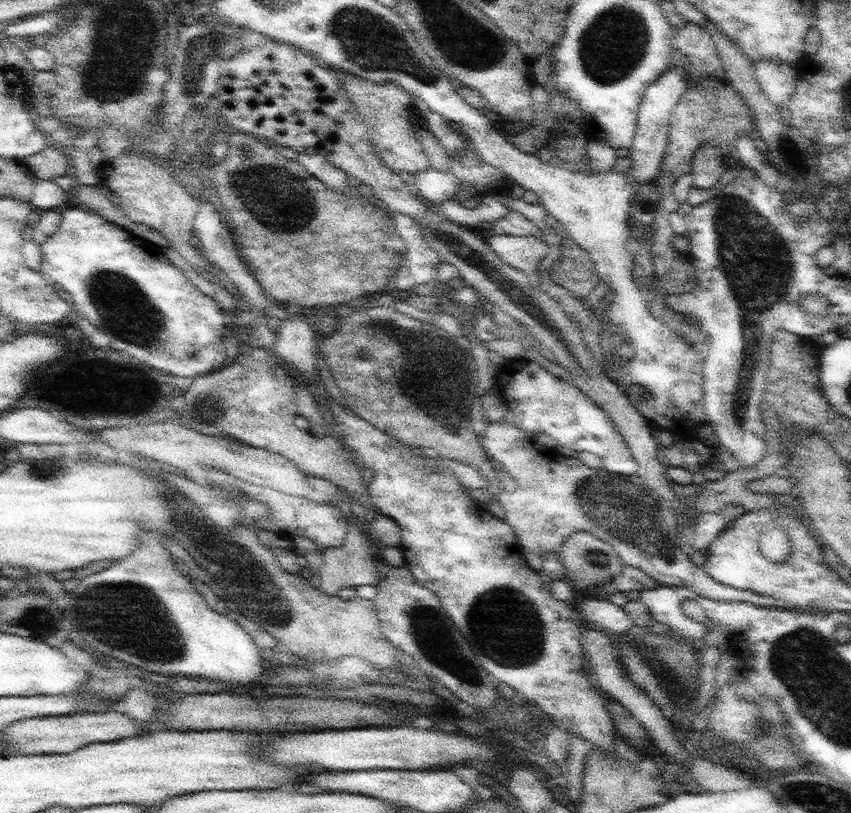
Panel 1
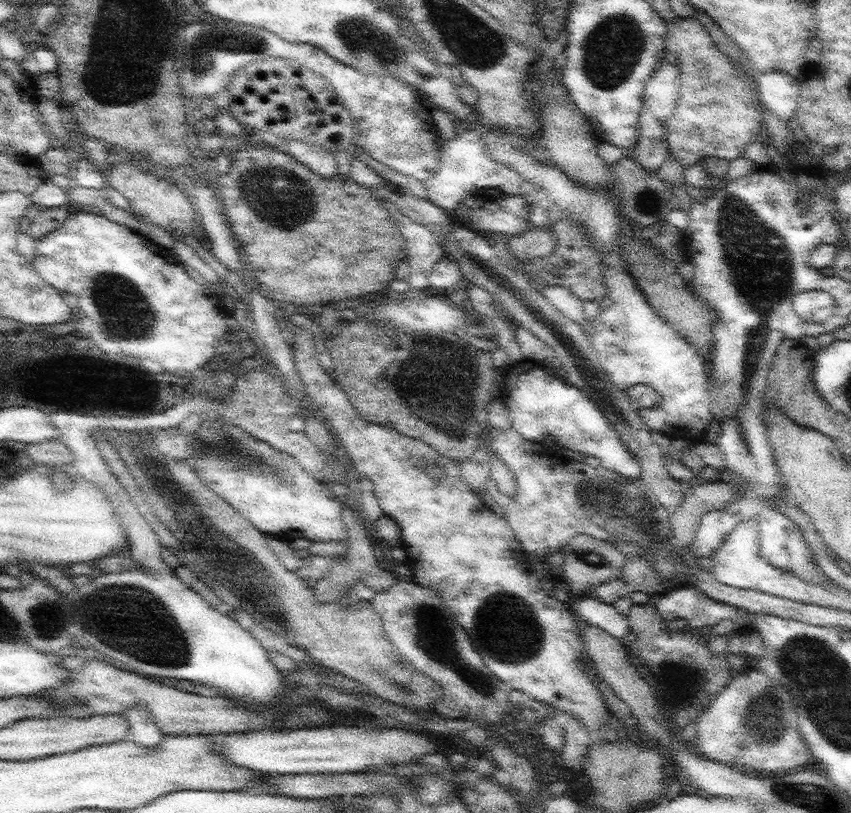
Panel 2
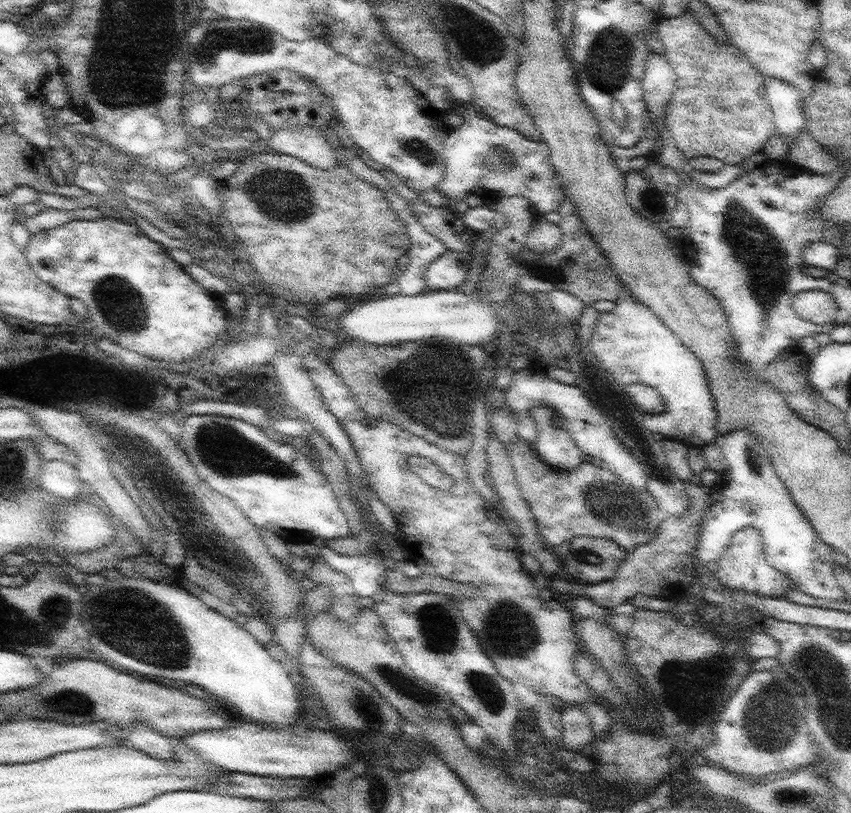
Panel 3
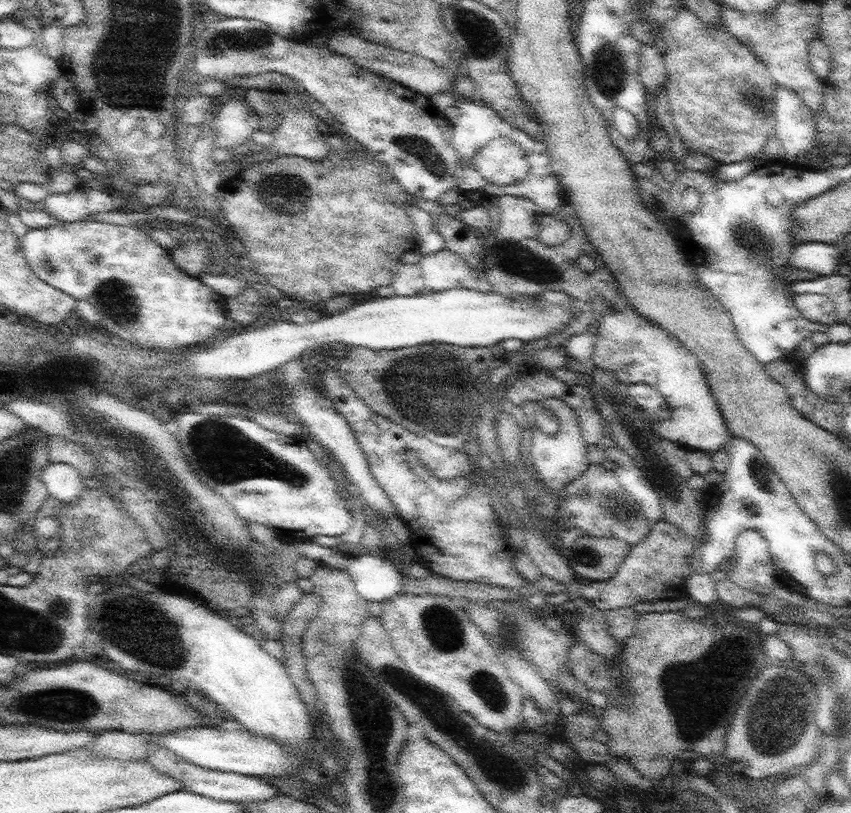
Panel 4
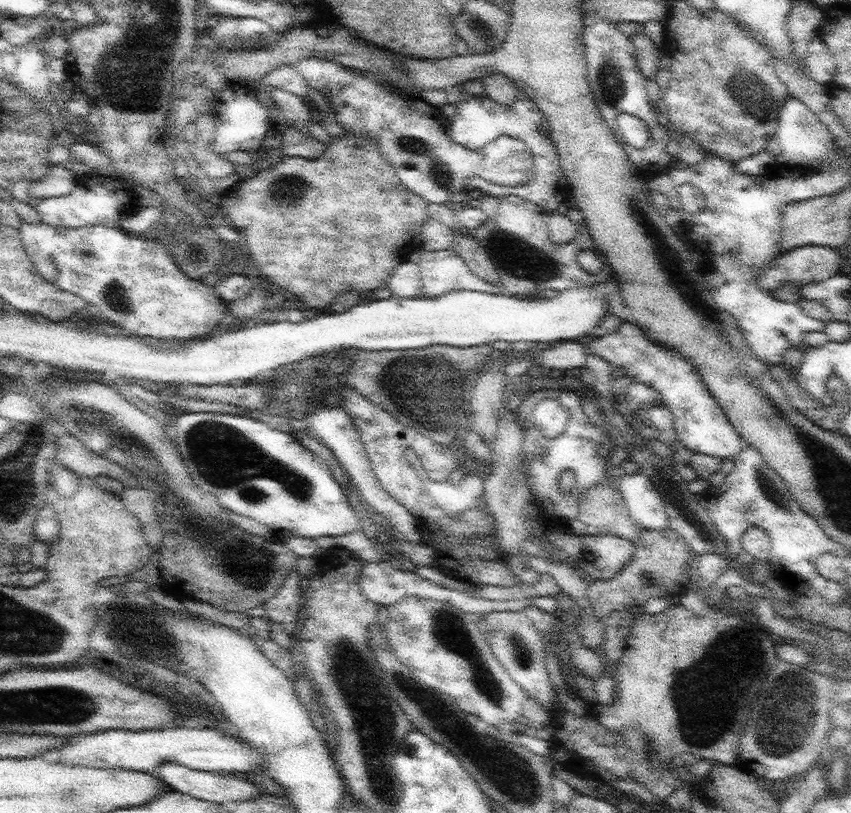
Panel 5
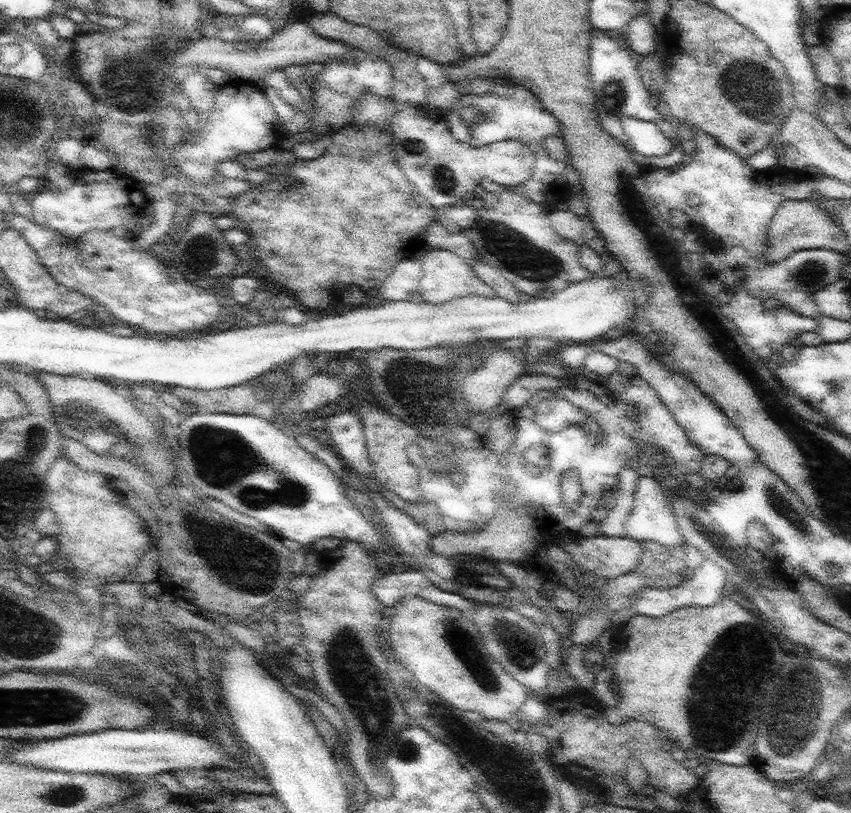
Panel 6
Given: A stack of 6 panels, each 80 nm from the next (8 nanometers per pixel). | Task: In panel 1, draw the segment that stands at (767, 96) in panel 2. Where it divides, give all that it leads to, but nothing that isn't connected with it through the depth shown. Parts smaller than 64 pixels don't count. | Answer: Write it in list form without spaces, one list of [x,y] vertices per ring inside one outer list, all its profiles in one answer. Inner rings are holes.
[[[772,58],[760,60],[754,66],[756,66],[758,85],[766,93],[768,100],[772,100],[781,111],[785,110],[792,94],[796,92],[798,74],[794,67]]]

